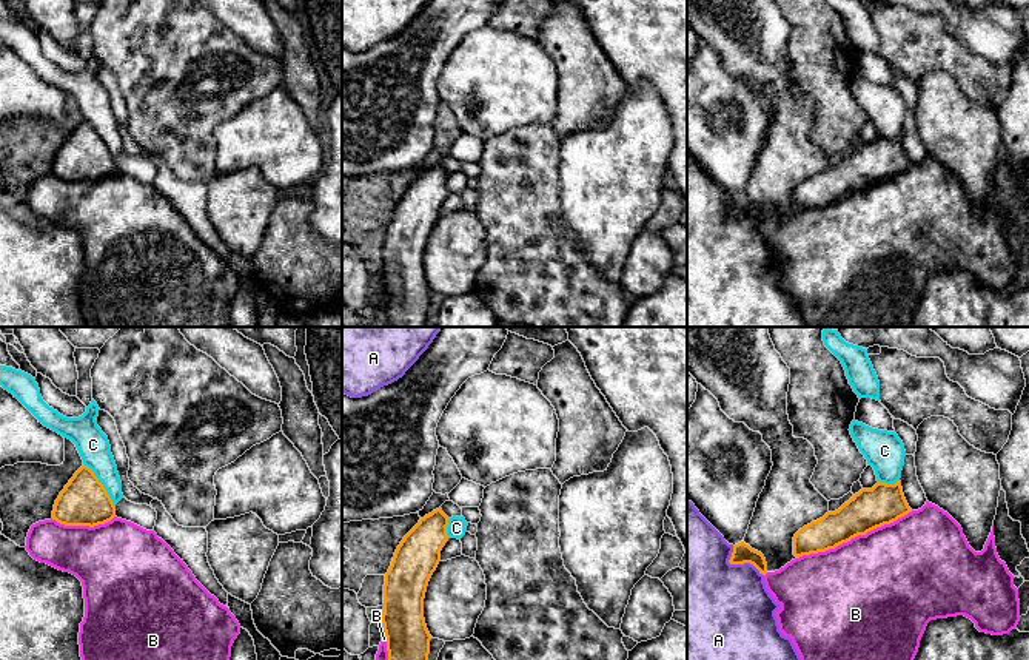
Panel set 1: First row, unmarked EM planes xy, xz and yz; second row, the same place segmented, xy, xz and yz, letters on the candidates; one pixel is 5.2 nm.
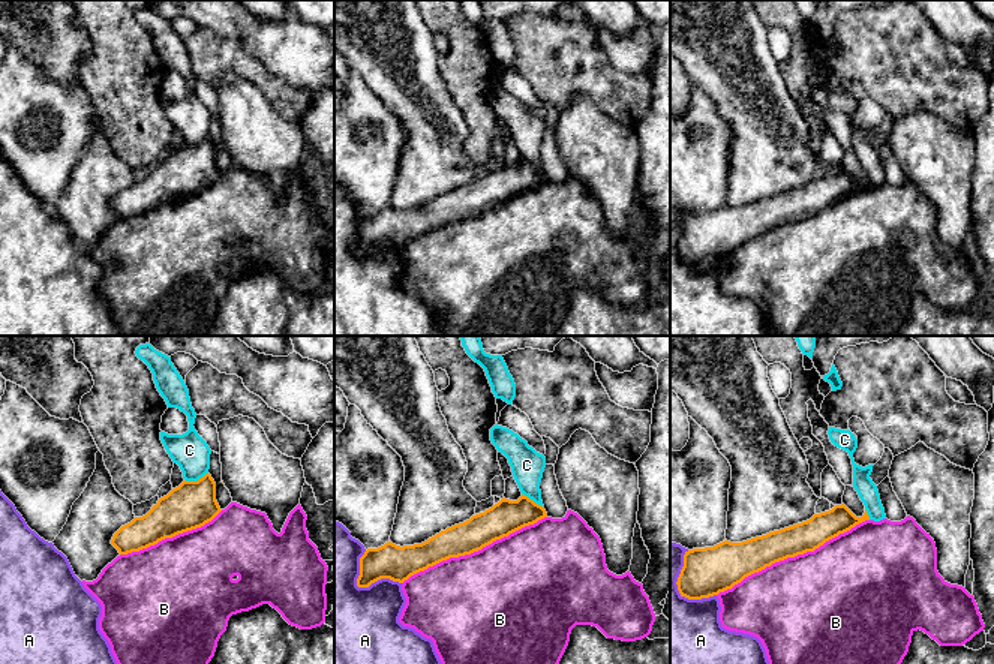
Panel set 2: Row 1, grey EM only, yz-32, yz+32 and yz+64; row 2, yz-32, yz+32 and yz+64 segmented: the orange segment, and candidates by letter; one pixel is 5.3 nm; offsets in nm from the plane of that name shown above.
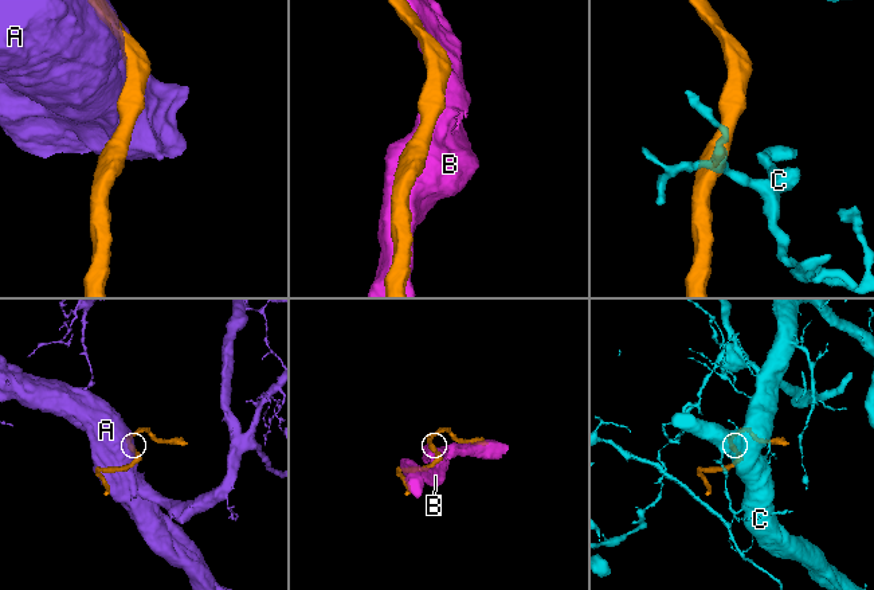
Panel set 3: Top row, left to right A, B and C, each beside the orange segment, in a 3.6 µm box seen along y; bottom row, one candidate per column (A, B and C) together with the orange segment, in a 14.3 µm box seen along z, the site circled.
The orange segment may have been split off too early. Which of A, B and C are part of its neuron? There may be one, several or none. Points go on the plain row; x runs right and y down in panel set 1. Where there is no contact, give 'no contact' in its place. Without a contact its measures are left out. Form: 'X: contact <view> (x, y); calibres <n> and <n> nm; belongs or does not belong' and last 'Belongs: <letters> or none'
A: contact yz (738, 218); calibres 100 and 480 nm; does not belong
B: contact yz (854, 191); calibres 200 and 480 nm; belongs
C: contact xy (102, 141); calibres 260 and 170 nm; does not belong
Belongs: B

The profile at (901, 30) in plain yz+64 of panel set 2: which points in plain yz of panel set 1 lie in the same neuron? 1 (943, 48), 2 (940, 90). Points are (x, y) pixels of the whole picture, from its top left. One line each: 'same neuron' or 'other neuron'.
1: same neuron
2: other neuron

